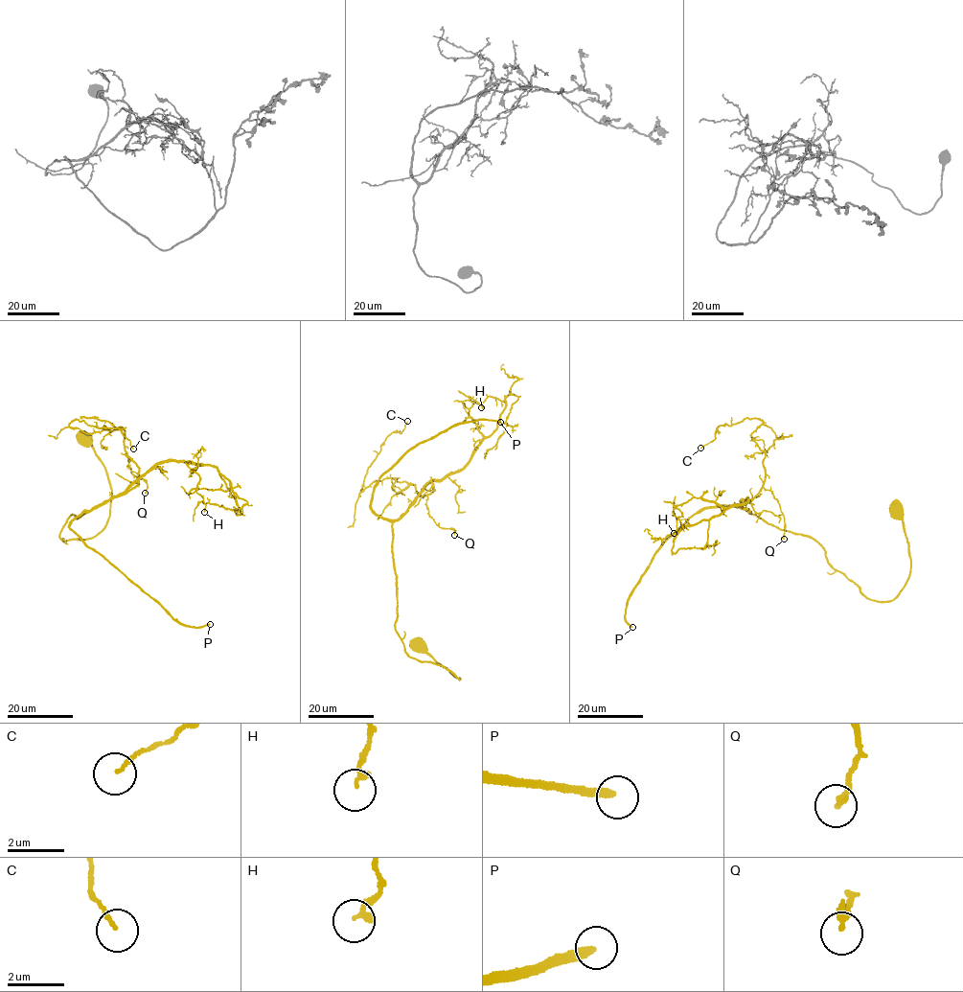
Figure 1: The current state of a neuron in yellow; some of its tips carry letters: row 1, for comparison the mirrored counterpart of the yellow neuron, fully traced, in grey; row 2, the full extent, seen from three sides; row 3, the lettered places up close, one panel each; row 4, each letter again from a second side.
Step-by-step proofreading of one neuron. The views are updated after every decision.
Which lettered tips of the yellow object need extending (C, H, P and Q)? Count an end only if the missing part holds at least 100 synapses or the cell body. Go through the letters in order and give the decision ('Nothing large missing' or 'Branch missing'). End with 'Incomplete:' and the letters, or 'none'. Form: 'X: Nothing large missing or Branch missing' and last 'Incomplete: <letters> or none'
C: Nothing large missing
H: Nothing large missing
P: Branch missing
Q: Nothing large missing
Incomplete: P

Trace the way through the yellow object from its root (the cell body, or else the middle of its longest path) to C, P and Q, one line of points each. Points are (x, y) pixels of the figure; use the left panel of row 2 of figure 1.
C: (83, 439), (110, 515), (65, 542), (72, 515), (138, 475), (122, 428), (69, 423), (117, 427), (133, 449)
P: (83, 439), (110, 515), (93, 537), (59, 537), (86, 512), (69, 524), (85, 545), (182, 624), (210, 624)
Q: (83, 439), (104, 468), (110, 515), (93, 537), (63, 542), (72, 514), (136, 486), (128, 459), (145, 493)

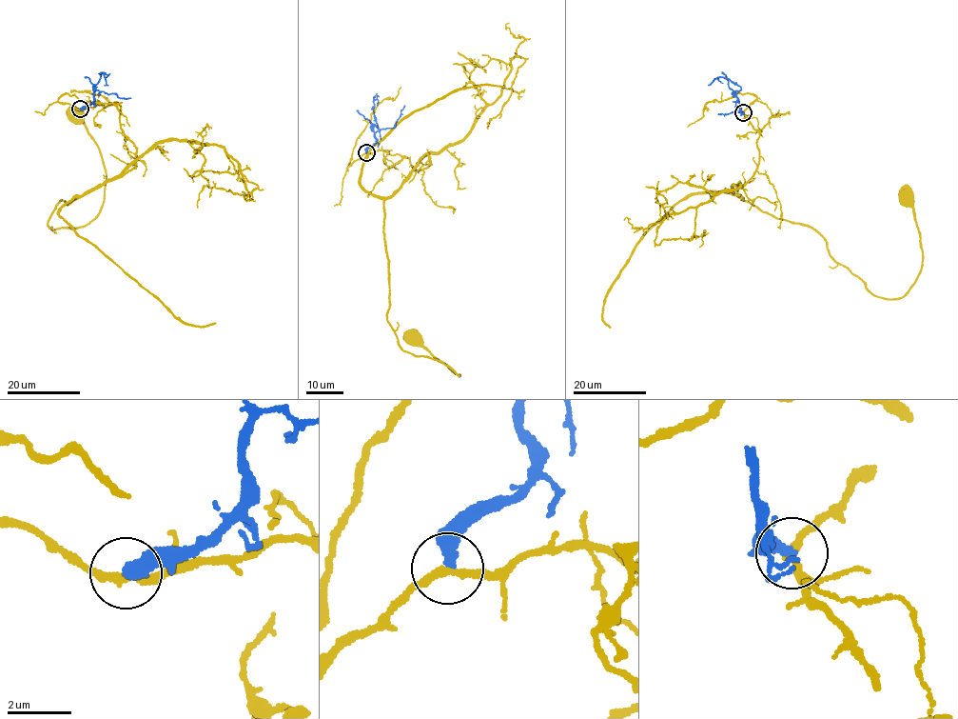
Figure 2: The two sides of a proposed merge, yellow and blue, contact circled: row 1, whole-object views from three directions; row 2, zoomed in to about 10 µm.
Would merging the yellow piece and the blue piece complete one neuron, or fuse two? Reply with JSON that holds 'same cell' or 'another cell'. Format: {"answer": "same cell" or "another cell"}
{"answer": "another cell"}

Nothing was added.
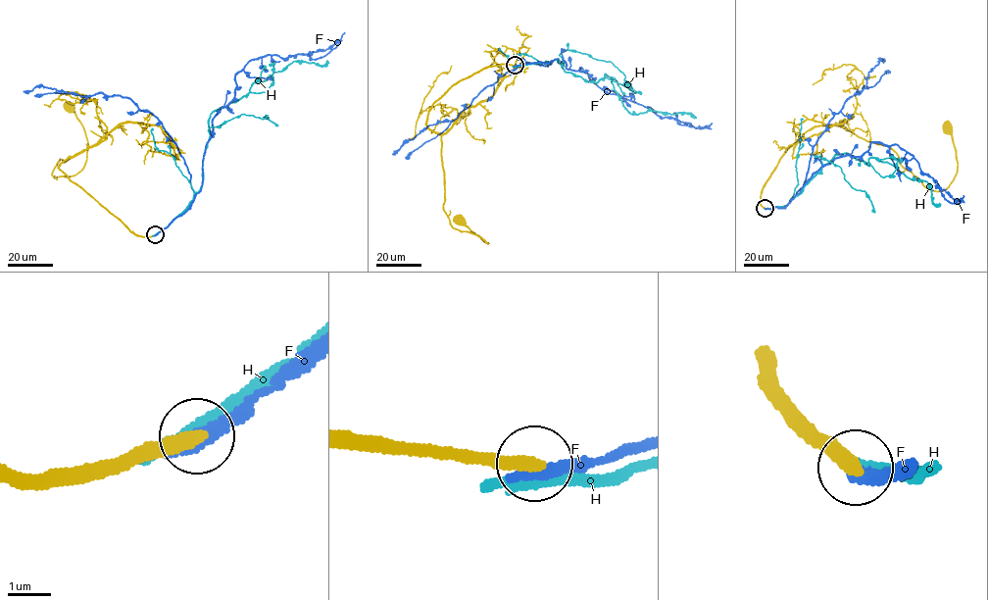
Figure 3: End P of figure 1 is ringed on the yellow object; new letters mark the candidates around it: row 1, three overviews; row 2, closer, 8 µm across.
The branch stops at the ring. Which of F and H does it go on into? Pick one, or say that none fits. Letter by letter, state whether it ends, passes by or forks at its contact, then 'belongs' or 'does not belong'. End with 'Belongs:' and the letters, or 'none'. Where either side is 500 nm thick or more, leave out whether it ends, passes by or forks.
F: it ends | does not belong
H: it ends | does not belong
Belongs: none

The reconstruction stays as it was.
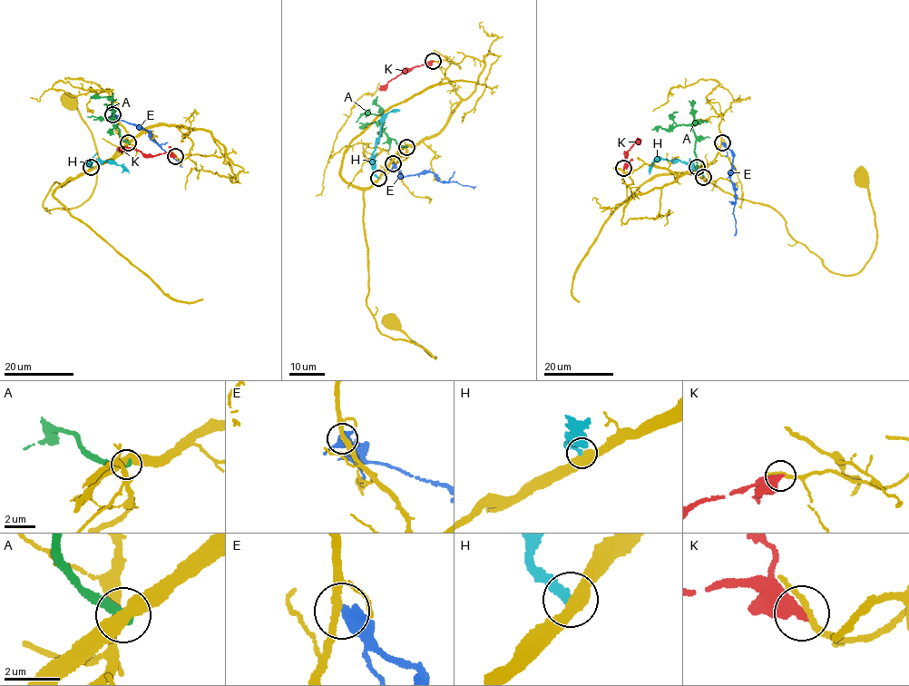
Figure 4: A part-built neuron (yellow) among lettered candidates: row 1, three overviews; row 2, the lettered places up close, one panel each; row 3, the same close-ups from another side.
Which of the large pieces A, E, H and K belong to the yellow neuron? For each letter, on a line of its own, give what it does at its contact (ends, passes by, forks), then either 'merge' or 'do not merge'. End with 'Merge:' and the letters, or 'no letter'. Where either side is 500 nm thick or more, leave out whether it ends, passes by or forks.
A: it ends | do not merge
E: do not merge
H: do not merge
K: do not merge
Merge: no letter

